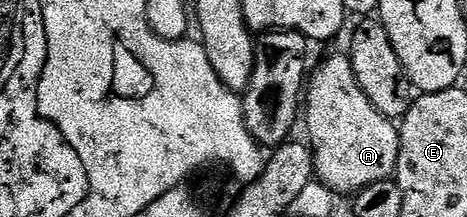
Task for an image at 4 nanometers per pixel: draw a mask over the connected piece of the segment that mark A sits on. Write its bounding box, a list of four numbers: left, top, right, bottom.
[306,54,400,196]

